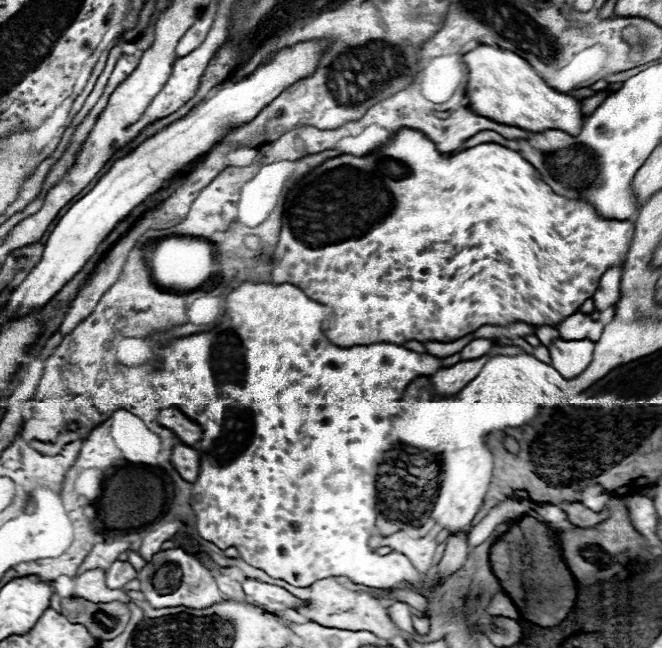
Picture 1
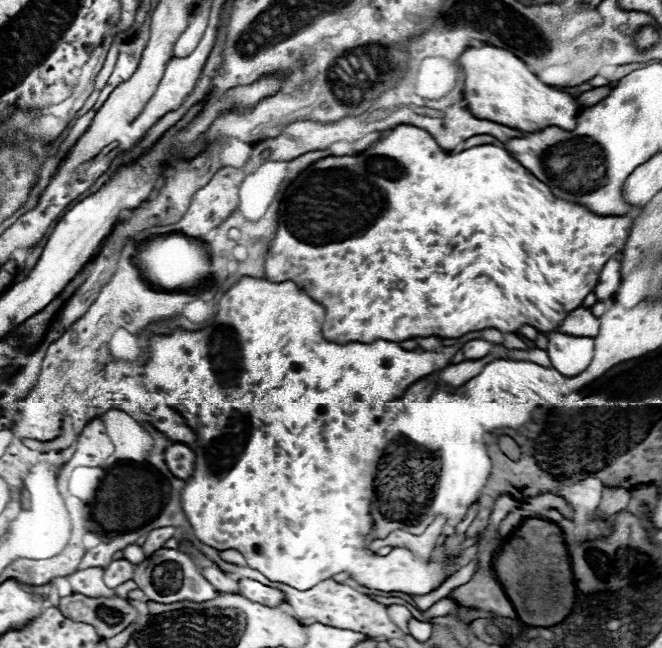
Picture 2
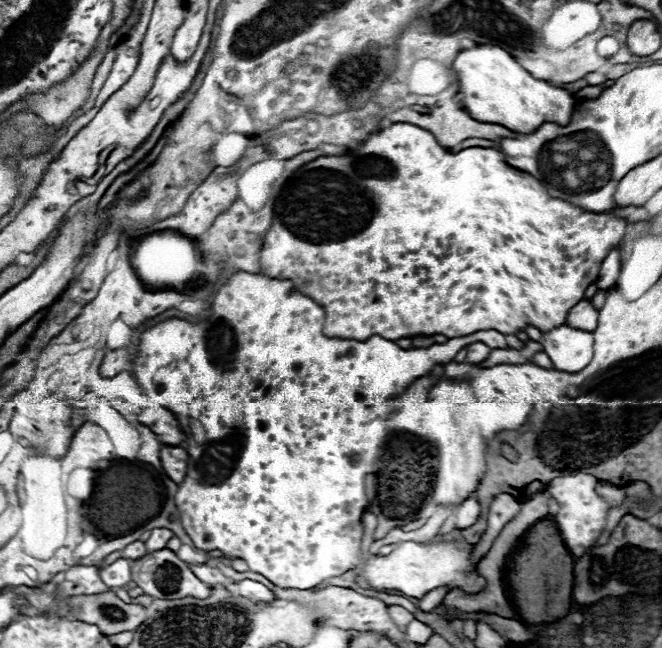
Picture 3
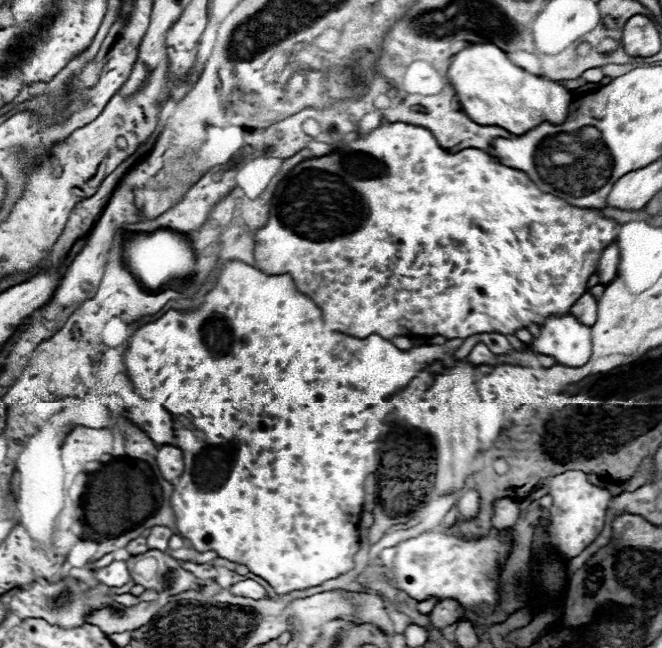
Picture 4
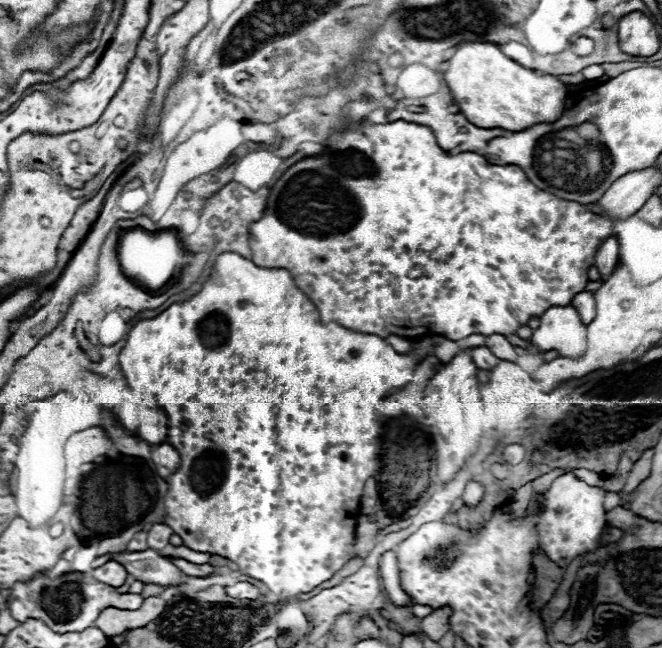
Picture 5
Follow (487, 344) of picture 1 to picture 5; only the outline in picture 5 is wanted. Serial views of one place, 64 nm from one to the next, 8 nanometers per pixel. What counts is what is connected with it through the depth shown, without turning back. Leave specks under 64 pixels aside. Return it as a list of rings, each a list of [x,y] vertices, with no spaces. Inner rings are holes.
[[[486,346],[474,348],[474,350],[472,350],[472,360],[474,360],[474,364],[476,364],[480,370],[492,370],[492,368],[498,364],[498,358],[496,358]]]

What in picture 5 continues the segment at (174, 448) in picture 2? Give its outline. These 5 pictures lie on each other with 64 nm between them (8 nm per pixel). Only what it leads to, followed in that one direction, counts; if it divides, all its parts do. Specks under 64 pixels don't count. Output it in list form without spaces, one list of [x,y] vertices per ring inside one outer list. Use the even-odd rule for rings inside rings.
[[[158,444],[152,446],[152,462],[156,464],[156,472],[160,472],[160,476],[170,476],[178,464],[180,464],[180,456],[178,452],[170,446],[170,444]]]

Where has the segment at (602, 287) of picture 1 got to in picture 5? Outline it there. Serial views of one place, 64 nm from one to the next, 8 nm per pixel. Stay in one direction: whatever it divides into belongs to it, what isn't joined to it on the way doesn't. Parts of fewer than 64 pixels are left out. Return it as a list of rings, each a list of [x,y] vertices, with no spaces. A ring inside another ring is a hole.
[[[610,236],[608,240],[604,240],[600,244],[600,248],[596,250],[596,256],[594,256],[594,264],[602,276],[612,274],[614,266],[618,264],[618,240],[616,240],[616,236]]]

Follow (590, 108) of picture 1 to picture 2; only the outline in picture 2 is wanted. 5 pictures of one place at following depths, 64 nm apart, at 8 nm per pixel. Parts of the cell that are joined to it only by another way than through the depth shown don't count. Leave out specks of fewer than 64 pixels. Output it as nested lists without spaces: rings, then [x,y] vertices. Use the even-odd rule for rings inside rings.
[[[609,86],[593,88],[577,97],[577,101],[581,107],[593,106],[604,99],[609,94],[610,90],[611,88]]]

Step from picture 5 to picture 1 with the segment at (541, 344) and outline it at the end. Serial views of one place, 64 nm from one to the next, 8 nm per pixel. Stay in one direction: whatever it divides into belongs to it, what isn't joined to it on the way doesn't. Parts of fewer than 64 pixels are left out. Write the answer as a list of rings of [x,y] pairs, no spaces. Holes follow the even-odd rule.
[[[556,338],[548,346],[552,366],[564,376],[572,378],[584,372],[588,364],[592,362],[592,352],[594,352],[594,342],[584,338],[584,340],[564,340]]]

